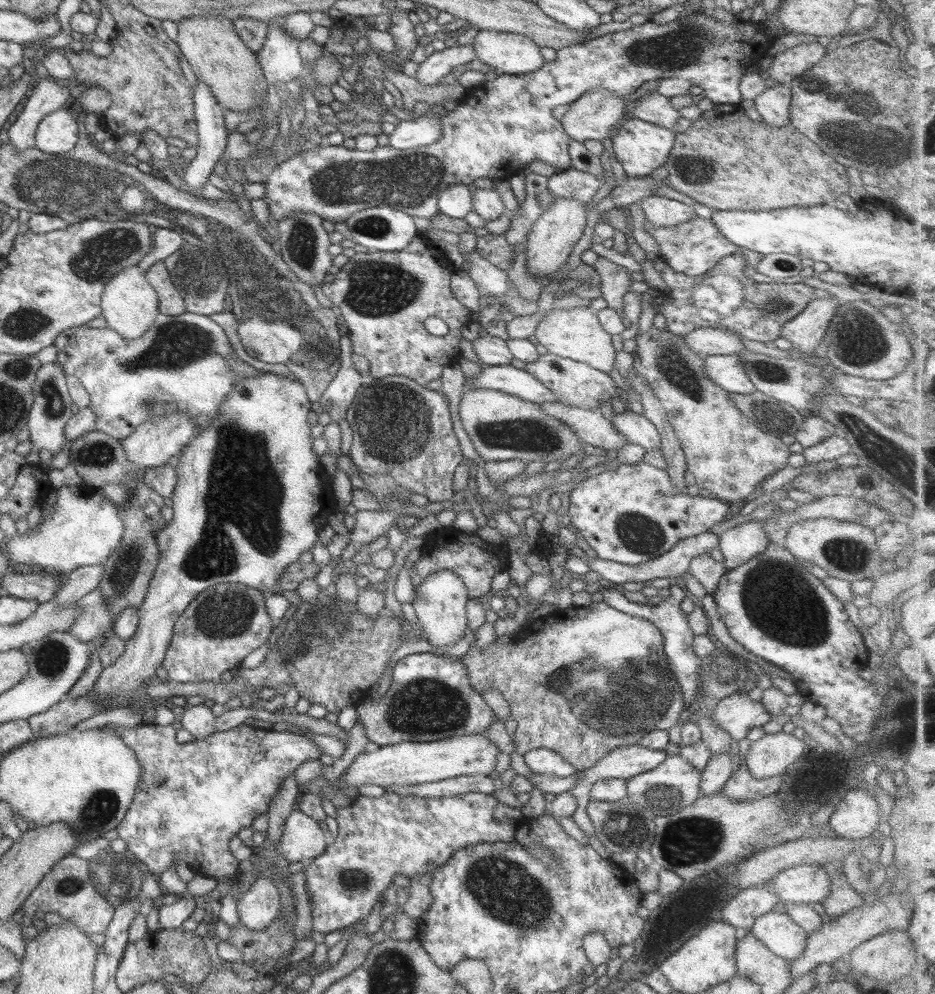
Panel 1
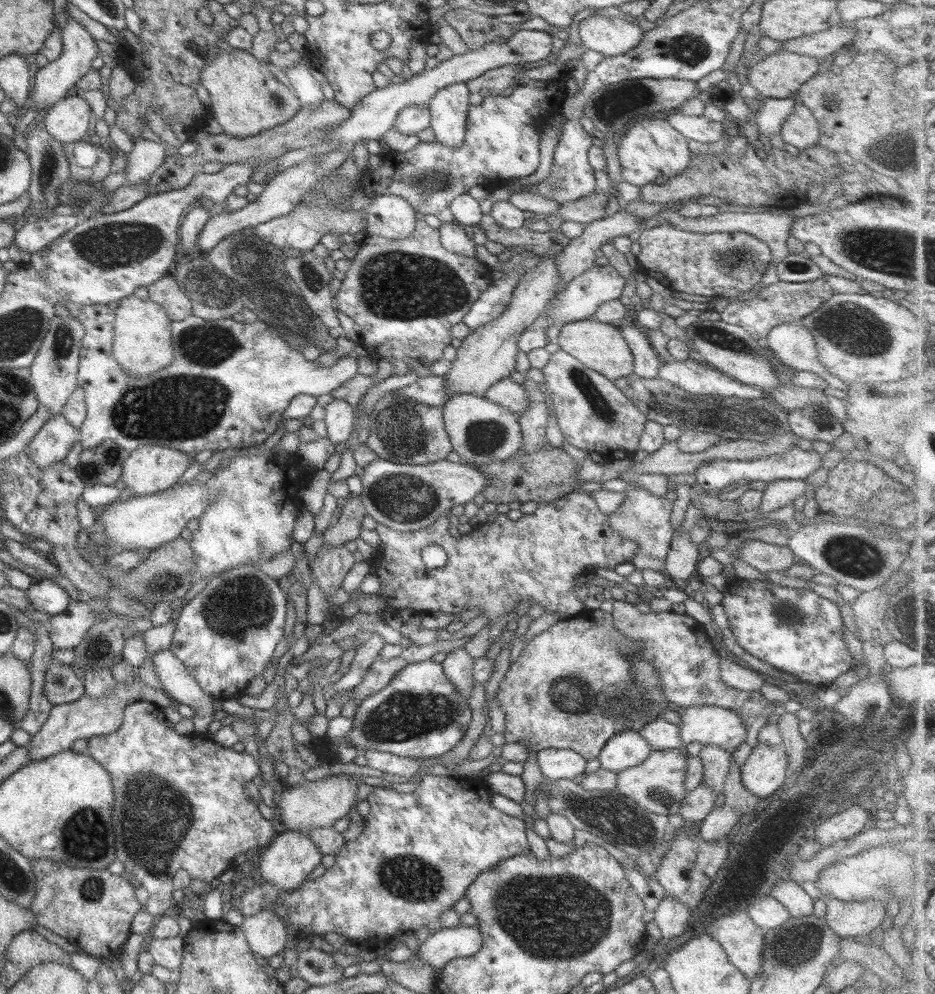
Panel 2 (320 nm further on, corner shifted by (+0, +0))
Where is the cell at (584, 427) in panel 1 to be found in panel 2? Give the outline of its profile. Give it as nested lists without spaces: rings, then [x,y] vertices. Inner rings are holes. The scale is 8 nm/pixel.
[[[503,378],[493,383],[482,397],[517,415],[521,414],[528,405],[528,396],[525,389],[521,387],[521,384],[512,382],[510,378]]]

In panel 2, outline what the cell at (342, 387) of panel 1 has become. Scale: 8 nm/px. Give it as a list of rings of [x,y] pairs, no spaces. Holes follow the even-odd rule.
[[[333,399],[323,407],[326,440],[333,446],[344,444],[354,426],[354,406],[347,404],[344,400]]]

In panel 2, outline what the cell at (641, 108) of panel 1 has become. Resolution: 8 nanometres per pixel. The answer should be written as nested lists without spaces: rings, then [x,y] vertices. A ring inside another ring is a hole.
[[[672,111],[667,113],[664,118],[689,141],[695,140],[695,142],[701,142],[701,144],[714,145],[724,133],[721,122],[713,122],[702,114],[699,116],[685,116],[678,111]]]

